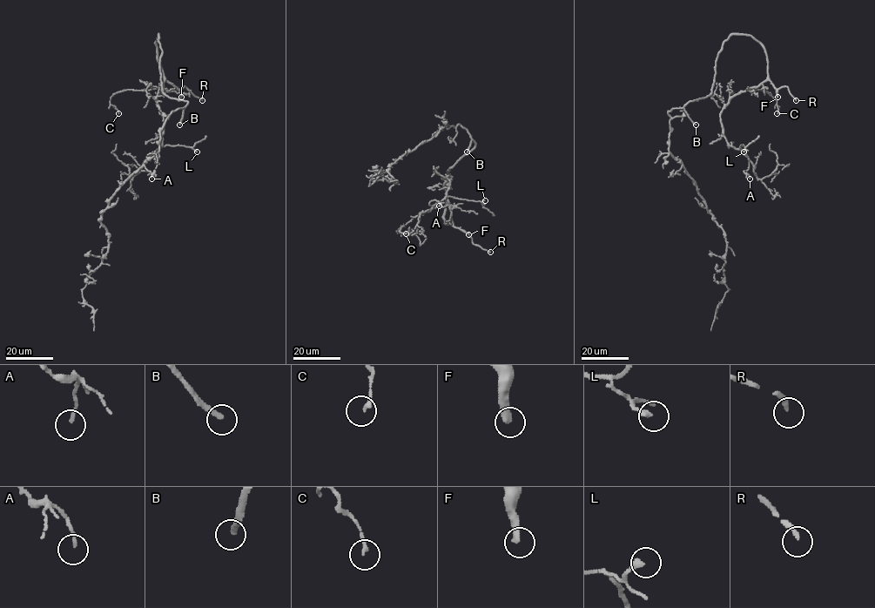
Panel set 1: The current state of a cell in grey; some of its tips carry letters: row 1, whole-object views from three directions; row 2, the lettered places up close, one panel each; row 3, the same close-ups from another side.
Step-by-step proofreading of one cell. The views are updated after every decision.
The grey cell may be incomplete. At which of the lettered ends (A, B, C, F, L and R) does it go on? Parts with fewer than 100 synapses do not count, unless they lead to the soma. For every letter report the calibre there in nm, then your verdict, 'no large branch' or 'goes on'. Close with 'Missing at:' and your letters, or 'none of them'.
A: calibre 140 nm; no large branch
B: calibre 280 nm; goes on
C: calibre 170 nm; no large branch
F: calibre 360 nm; goes on
L: calibre 240 nm; no large branch
R: calibre 200 nm; goes on
Missing at: B, F, R

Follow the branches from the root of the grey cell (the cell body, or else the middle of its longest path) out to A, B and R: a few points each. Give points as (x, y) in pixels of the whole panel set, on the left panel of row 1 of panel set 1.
A: (163, 91), (158, 34), (162, 144), (141, 168), (151, 179)
B: (163, 91), (171, 97), (187, 102), (179, 124)
R: (163, 91), (160, 73), (162, 50), (158, 34), (156, 46), (163, 77), (178, 89), (185, 86), (202, 100)

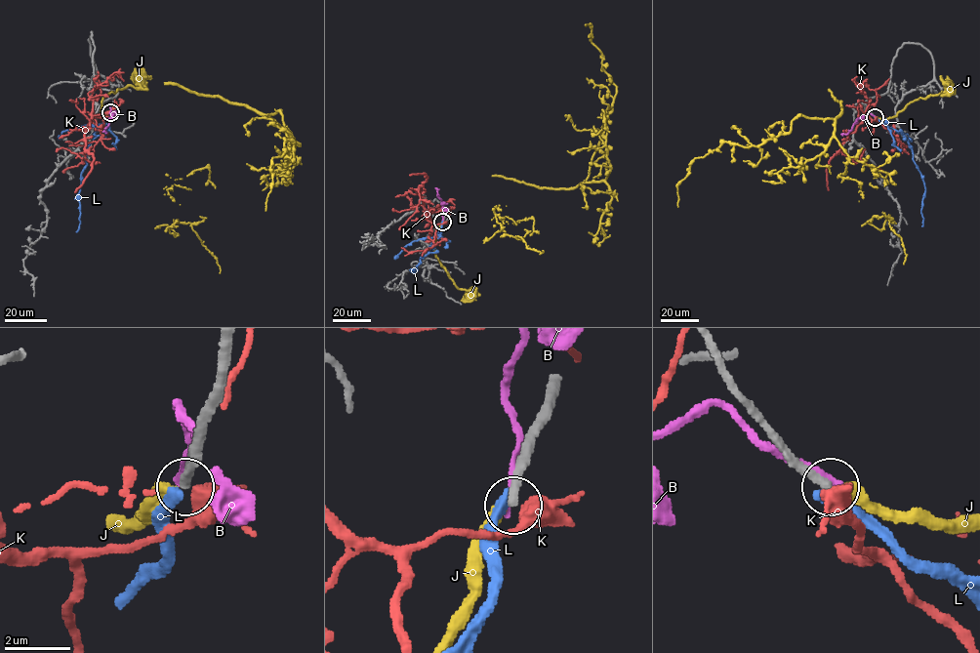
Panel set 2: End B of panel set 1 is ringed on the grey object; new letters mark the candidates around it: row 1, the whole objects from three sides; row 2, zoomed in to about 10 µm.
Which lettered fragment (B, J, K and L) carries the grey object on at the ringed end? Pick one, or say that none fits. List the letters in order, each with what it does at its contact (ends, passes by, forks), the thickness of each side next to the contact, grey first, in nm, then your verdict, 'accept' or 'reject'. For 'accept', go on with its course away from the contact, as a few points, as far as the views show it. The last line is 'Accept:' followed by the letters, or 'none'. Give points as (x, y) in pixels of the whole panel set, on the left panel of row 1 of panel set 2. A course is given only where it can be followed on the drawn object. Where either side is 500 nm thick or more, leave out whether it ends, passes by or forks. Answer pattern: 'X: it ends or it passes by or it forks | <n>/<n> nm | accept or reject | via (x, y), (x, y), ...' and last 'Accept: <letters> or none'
B: it passes by | 360/200 nm | reject
J: it ends | 280/360 nm | reject
K: it forks | 280/360 nm | reject
L: it ends | 280/360 nm | reject
Accept: none

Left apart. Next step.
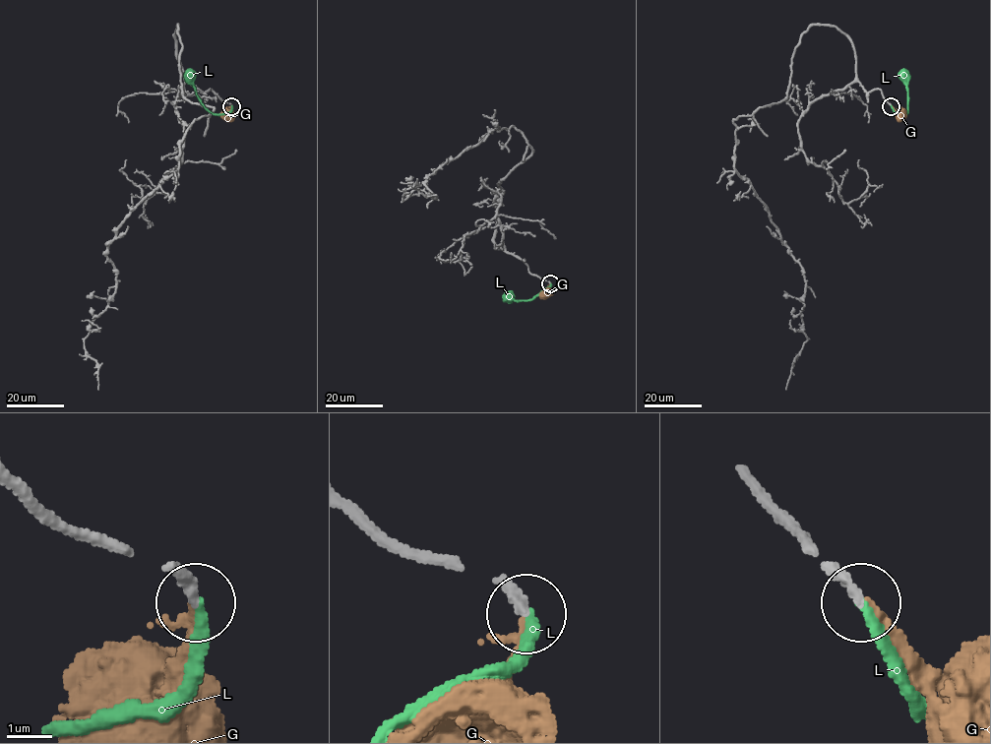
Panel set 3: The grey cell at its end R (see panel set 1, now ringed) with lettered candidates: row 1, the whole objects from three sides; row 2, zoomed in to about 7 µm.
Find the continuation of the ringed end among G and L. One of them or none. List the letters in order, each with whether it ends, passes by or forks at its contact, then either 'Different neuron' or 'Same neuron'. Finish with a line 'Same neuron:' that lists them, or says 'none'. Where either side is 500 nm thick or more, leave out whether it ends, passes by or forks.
G: It ends there. Same neuron
L: It ends there. Different neuron
Same neuron: G

